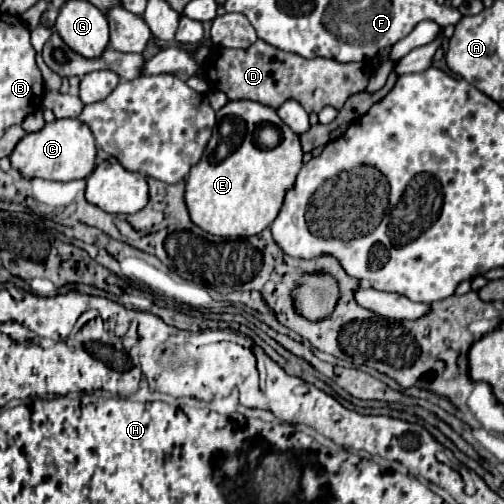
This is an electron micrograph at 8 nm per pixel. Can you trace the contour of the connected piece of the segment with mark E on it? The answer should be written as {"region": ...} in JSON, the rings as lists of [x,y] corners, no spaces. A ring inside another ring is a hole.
{"region":[[[231,101],[229,105],[217,111],[217,127],[211,137],[211,143],[207,145],[201,161],[191,167],[191,173],[187,177],[185,201],[189,207],[191,221],[211,235],[251,237],[251,235],[261,233],[277,217],[283,205],[285,193],[293,187],[301,165],[303,165],[303,149],[299,143],[299,135],[295,135],[279,119],[275,109],[255,103],[255,101]],[[267,127],[269,129],[273,127],[277,131],[275,141],[261,139],[261,131]]]}

